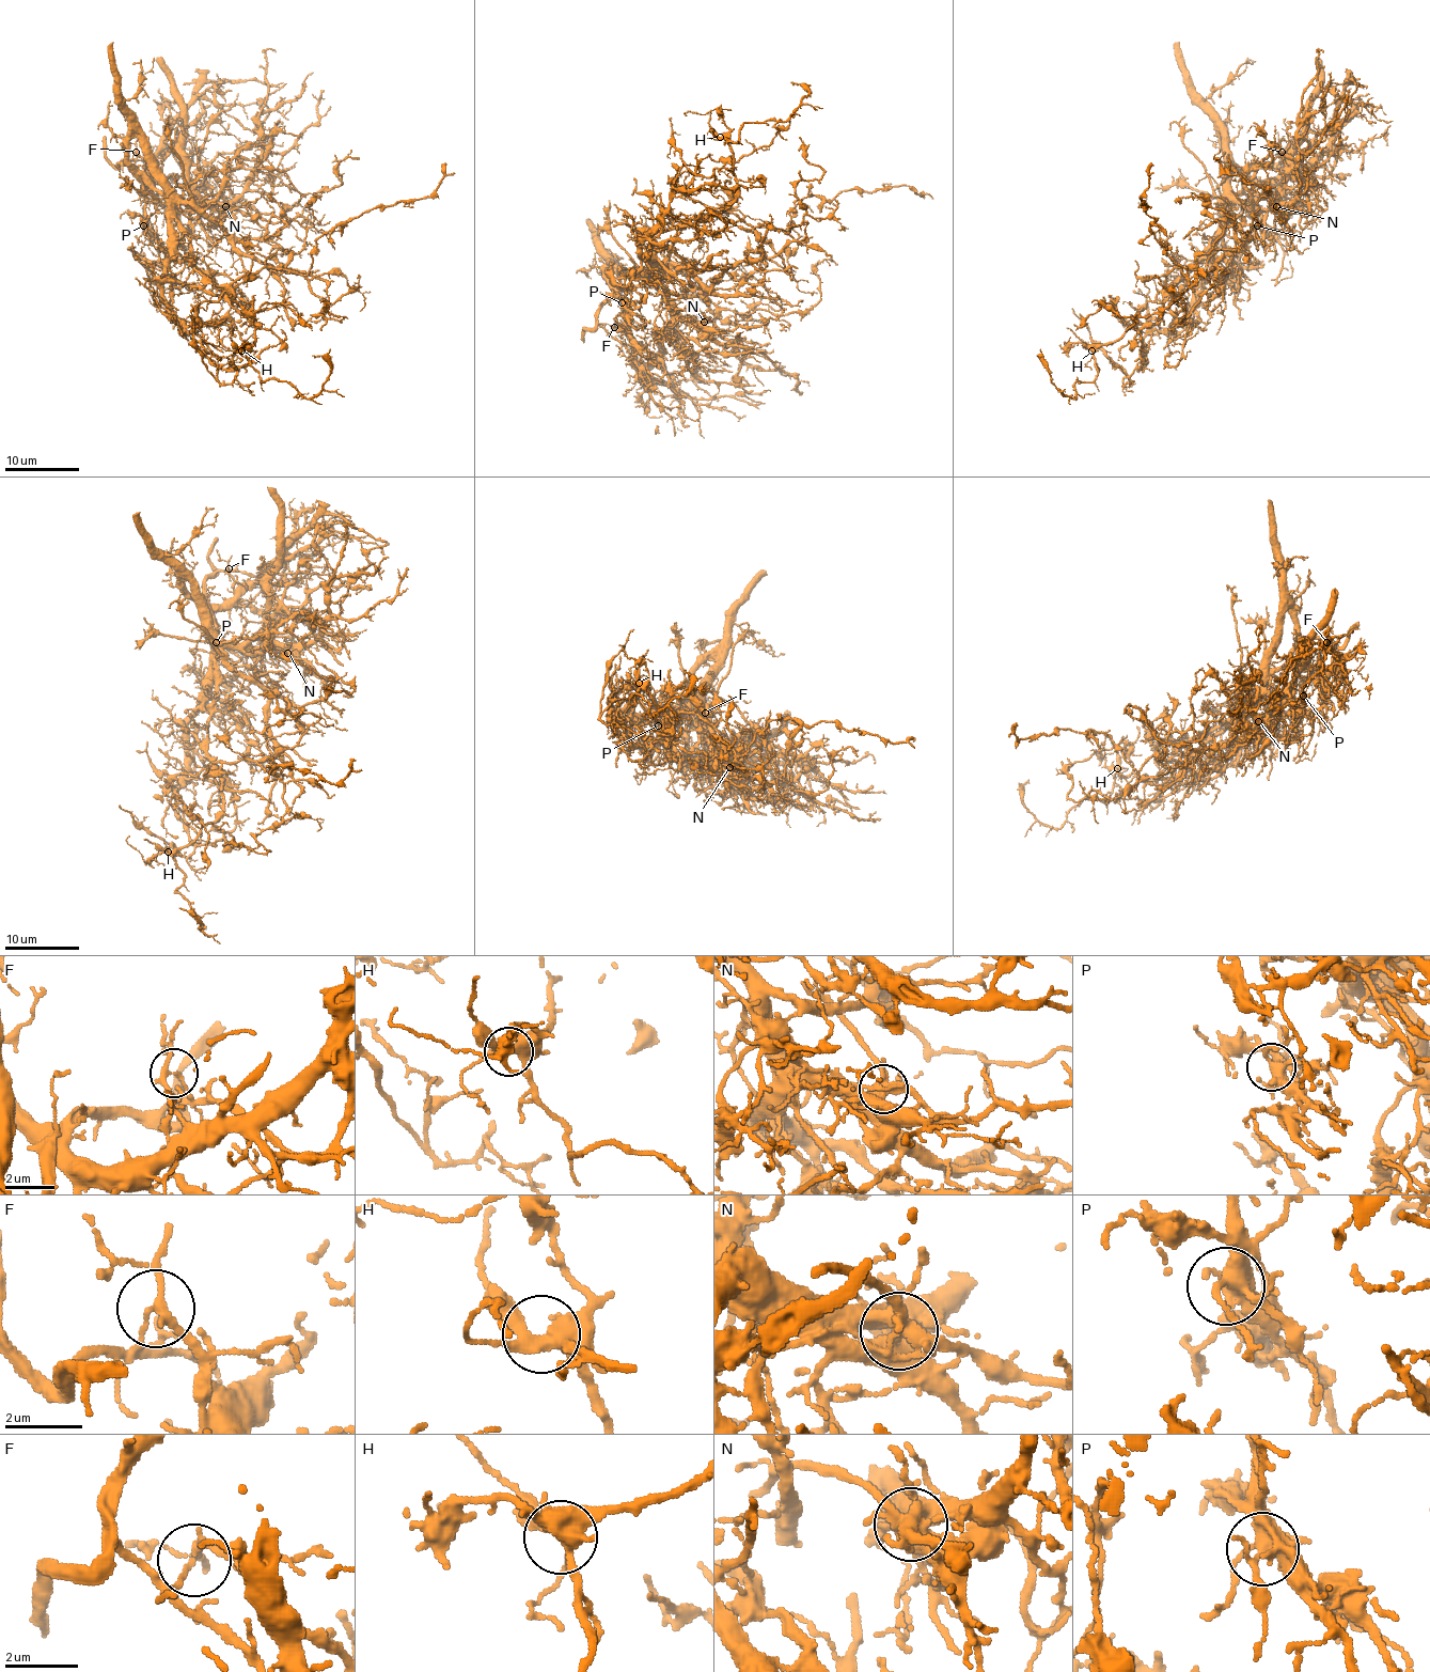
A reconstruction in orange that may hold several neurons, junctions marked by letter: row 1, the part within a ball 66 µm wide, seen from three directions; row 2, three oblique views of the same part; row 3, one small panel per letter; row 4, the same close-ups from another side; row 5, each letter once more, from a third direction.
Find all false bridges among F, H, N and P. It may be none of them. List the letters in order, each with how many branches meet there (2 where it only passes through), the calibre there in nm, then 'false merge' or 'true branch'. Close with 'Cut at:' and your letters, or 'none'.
F: 3 | 180 nm | false merge
H: 5 | 400 nm | true branch
N: 7 | 400 nm | false merge
P: 6 | 380 nm | true branch
Cut at: F, N

